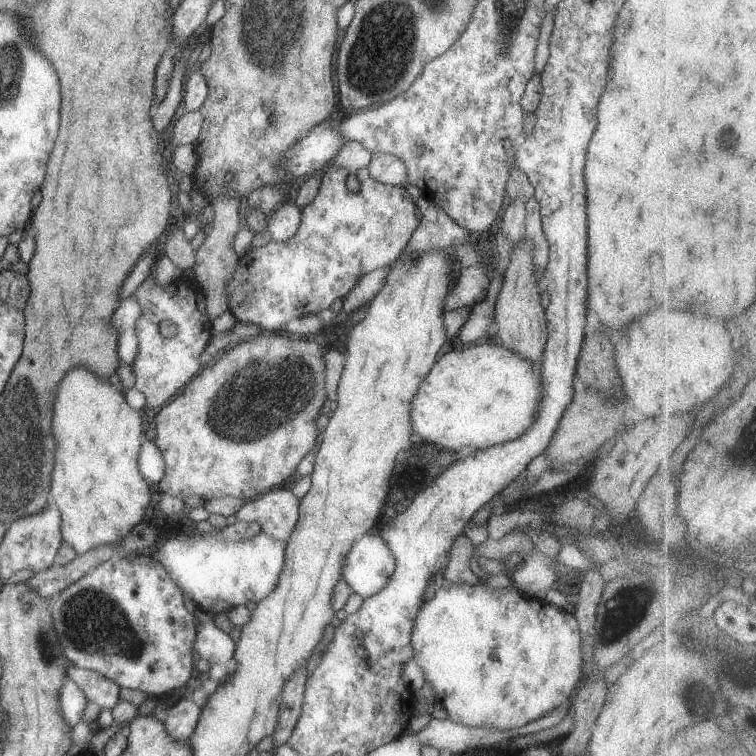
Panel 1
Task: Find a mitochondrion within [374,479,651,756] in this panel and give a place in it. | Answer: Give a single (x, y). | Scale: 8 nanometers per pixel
(620, 615)

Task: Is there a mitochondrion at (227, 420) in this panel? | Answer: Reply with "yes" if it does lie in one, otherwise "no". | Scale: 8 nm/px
yes

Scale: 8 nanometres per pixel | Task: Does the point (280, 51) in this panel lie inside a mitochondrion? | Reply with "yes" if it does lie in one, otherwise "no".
yes

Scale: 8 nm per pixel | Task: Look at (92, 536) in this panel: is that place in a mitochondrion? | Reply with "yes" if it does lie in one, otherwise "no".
no

